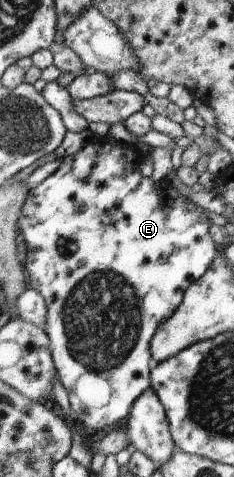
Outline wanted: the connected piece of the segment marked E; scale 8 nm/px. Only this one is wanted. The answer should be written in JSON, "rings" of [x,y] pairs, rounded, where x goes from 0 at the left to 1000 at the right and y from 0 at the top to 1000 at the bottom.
{"rings":[[[444,287],[423,296],[385,296],[333,321],[274,329],[239,363],[214,367],[205,375],[188,375],[162,392],[124,398],[73,468],[81,486],[103,495],[111,522],[120,522],[111,553],[98,556],[107,574],[120,577],[120,597],[179,616],[205,644],[192,694],[218,711],[235,771],[256,786],[265,805],[291,820],[299,849],[316,862],[312,881],[350,887],[368,901],[402,914],[449,910],[479,895],[513,891],[513,883],[530,883],[560,866],[581,836],[645,811],[645,778],[658,774],[650,709],[662,706],[679,683],[726,669],[731,660],[765,648],[795,606],[885,572],[889,560],[906,556],[906,547],[923,543],[923,530],[932,530],[923,509],[889,493],[897,488],[897,459],[863,459],[863,455],[889,455],[880,440],[846,434],[842,426],[812,421],[799,413],[769,409],[769,403],[718,377],[658,384],[650,375],[615,371],[573,350],[590,350],[590,342],[538,338],[538,329],[521,329],[521,300],[496,300],[496,291]]]}

